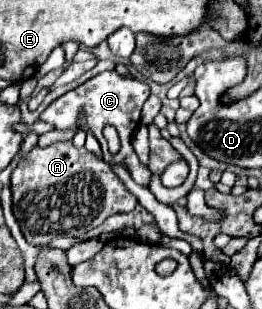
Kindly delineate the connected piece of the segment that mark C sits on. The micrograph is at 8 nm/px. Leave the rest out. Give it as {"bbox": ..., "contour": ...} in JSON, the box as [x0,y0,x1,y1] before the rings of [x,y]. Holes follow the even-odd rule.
{"bbox":[40,72,152,188],"contour":[[[102,72],[94,78],[90,78],[88,82],[80,84],[78,88],[66,92],[64,96],[56,98],[42,114],[40,114],[40,120],[42,122],[48,122],[52,124],[56,130],[68,130],[68,128],[78,128],[78,116],[84,114],[84,120],[86,120],[86,126],[88,130],[98,138],[100,146],[102,146],[102,152],[104,152],[104,160],[106,162],[122,162],[128,166],[132,178],[136,184],[148,188],[150,186],[150,178],[152,178],[152,172],[146,164],[140,162],[140,158],[136,156],[134,148],[132,148],[132,136],[136,132],[136,128],[140,126],[140,108],[144,104],[144,100],[150,96],[150,88],[146,82],[140,82],[132,76],[120,76],[118,72]],[[104,126],[114,126],[118,130],[118,136],[120,136],[120,152],[118,154],[112,154],[108,150],[108,144],[106,144],[106,138],[102,134]]]}

